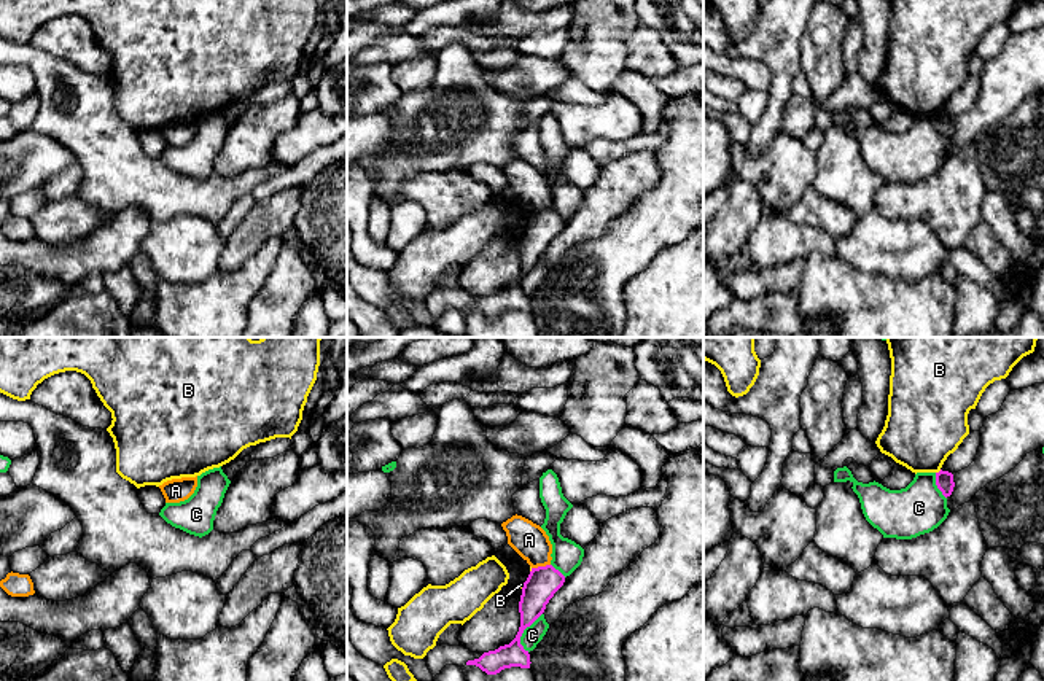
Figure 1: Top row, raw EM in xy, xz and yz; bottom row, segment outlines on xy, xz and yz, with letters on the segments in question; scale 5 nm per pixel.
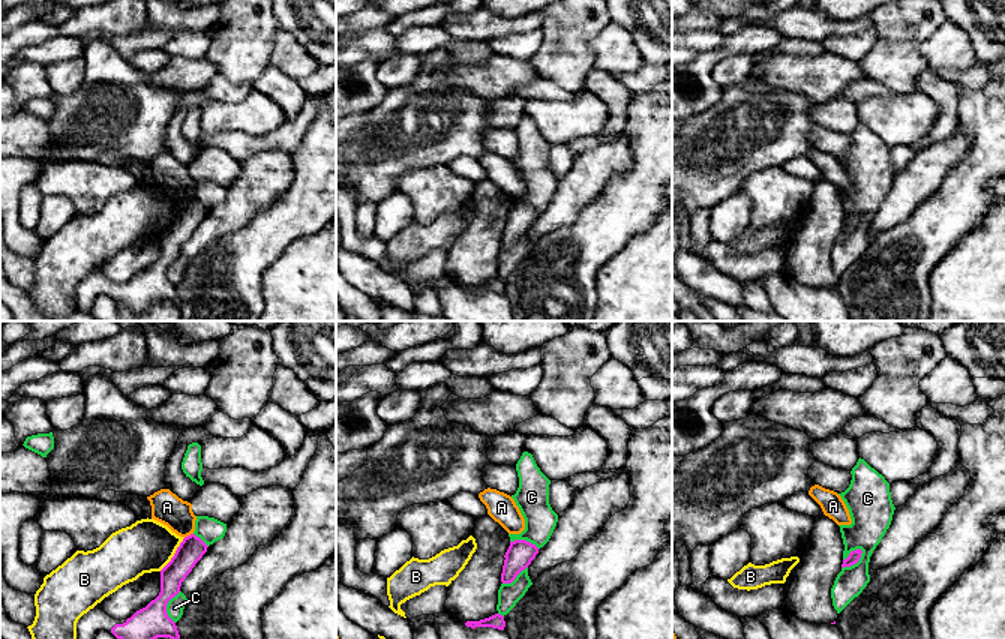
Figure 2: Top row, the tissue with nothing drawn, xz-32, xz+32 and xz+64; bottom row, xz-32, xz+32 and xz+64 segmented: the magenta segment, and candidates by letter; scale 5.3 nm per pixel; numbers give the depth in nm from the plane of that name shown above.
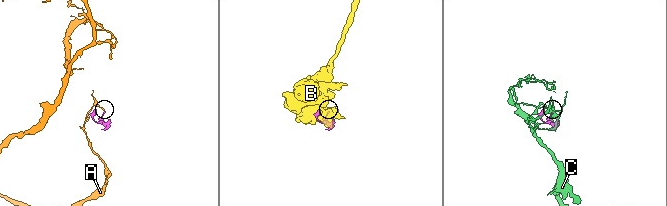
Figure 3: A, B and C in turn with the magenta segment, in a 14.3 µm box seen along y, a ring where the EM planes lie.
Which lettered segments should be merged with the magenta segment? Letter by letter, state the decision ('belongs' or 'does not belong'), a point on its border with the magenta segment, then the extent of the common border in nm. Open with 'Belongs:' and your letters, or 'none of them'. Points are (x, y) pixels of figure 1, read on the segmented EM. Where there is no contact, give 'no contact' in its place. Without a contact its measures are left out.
Belongs: none of them
A: does not belong; contact xz (540, 567); length 100 nm
B: does not belong; contact yz (939, 471); length 40 nm
C: does not belong; contact xz (522, 632); length 220 nm

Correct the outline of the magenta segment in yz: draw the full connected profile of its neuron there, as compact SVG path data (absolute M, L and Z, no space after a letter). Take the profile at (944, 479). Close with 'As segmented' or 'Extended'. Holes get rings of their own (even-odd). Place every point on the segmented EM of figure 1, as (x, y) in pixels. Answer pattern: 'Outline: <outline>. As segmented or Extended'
Outline: M941 469L936 473L936 485L945 498L950 496L955 487L953 474Z. As segmented

